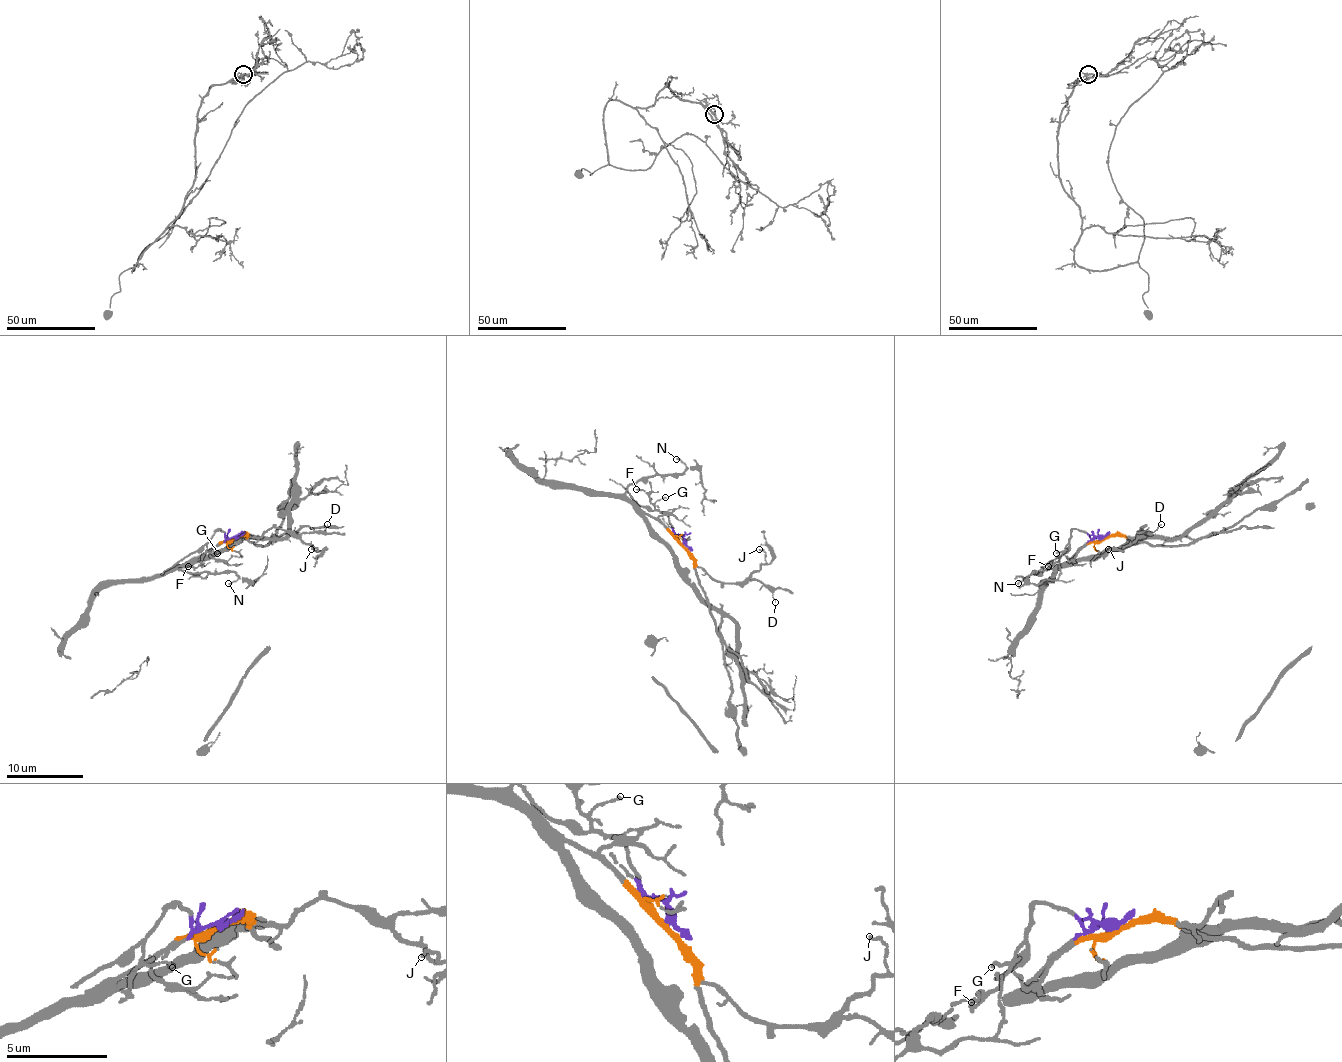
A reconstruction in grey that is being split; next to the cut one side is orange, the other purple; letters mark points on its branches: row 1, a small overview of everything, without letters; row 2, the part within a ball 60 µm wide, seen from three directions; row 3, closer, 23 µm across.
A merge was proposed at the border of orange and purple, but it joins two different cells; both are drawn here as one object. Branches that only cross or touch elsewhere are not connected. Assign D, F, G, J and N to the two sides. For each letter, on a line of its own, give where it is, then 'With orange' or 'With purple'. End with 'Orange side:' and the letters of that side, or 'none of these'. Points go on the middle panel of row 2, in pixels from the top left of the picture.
D: Place: (775, 602). With orange
F: Place: (636, 489). With purple
G: Place: (665, 497). With purple
J: Place: (759, 549). With orange
N: Place: (676, 459). With orange
Orange side: D, J, N

